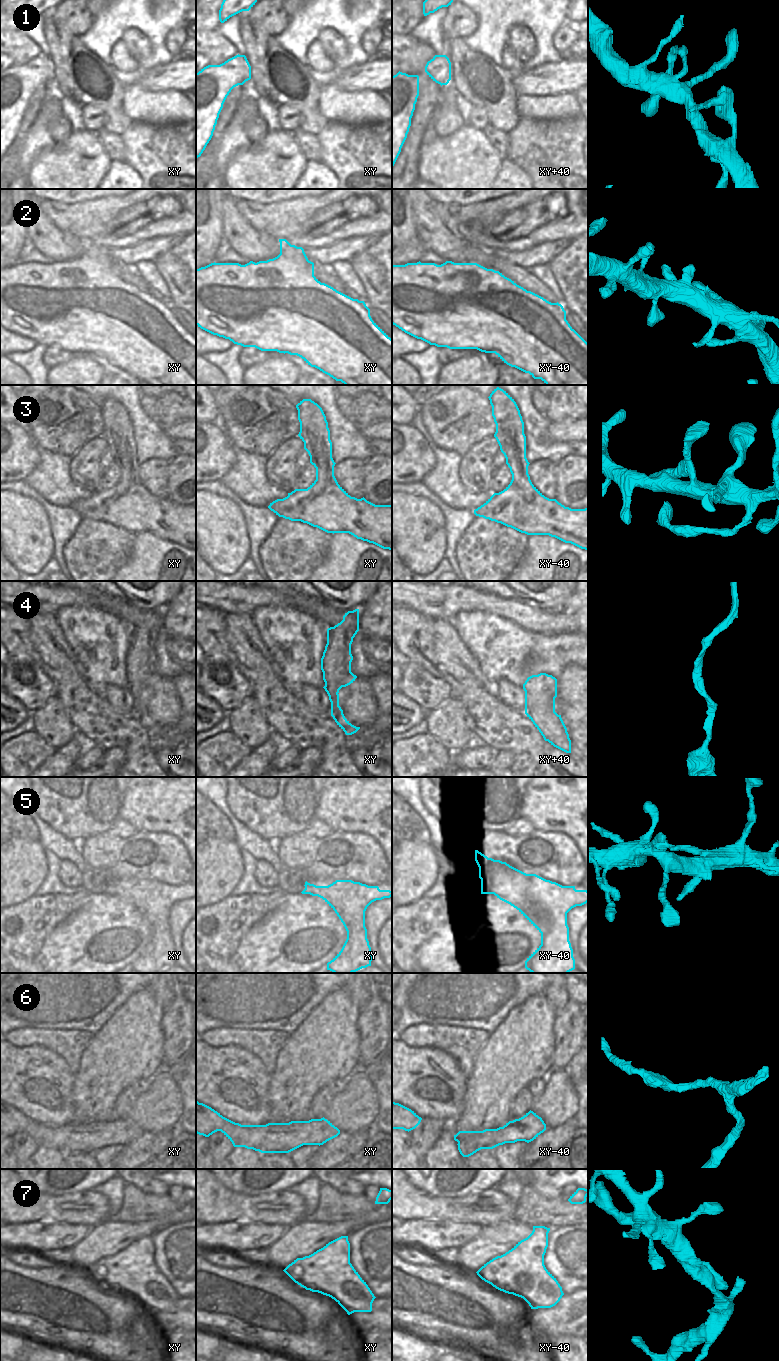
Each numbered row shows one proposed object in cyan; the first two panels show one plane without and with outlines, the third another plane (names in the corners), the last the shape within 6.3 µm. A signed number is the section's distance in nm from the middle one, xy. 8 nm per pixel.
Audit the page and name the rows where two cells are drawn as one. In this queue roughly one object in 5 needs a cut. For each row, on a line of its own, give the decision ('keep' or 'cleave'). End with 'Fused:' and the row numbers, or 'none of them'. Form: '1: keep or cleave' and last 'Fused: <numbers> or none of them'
1: keep
2: keep
3: keep
4: keep
5: keep
6: keep
7: keep
Fused: none of them

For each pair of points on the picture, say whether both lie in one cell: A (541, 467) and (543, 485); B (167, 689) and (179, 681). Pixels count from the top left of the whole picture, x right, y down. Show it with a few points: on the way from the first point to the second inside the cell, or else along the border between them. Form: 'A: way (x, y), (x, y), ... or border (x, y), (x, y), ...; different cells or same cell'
A: way (541, 471), (543, 481); same cell
B: border (170, 679), (178, 696), (180, 707); different cells

